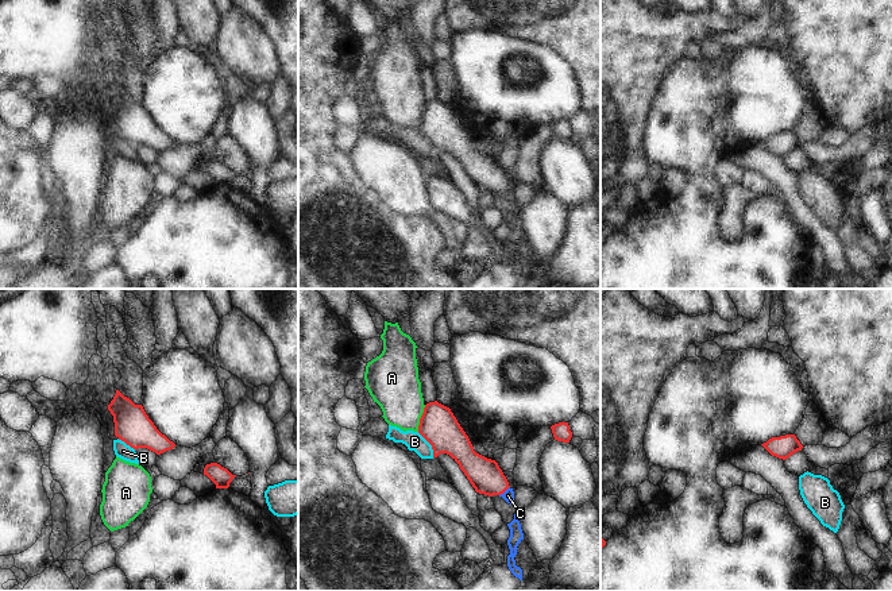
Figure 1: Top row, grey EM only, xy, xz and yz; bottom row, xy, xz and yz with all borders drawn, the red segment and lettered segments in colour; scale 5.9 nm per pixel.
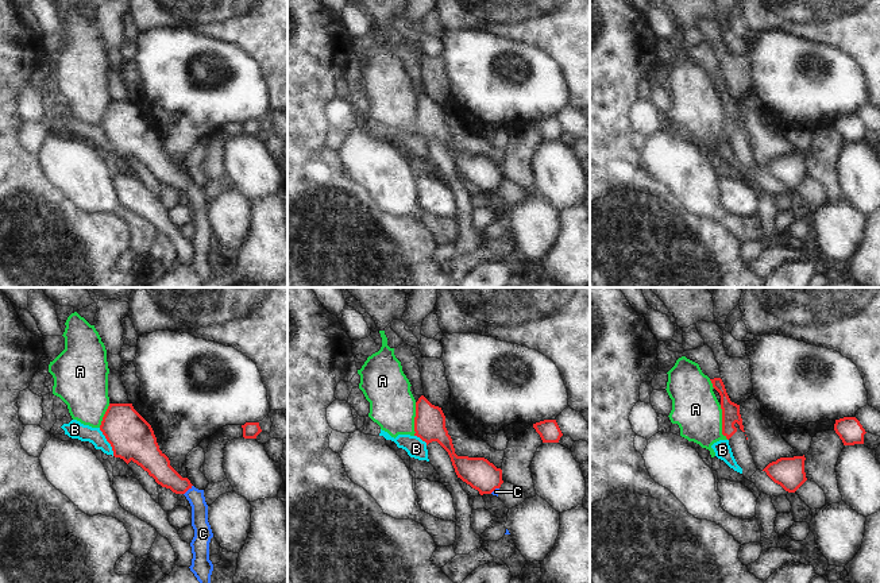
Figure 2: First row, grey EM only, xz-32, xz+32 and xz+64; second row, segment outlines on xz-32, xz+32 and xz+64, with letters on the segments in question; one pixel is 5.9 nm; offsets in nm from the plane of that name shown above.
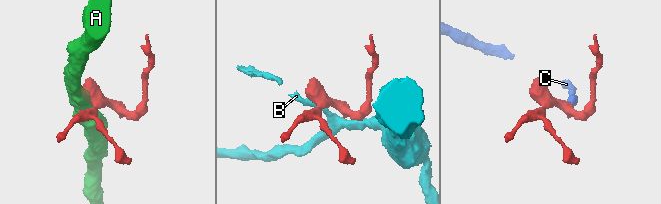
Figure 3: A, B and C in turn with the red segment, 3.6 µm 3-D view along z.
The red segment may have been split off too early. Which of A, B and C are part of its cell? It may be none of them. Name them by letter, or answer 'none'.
C

